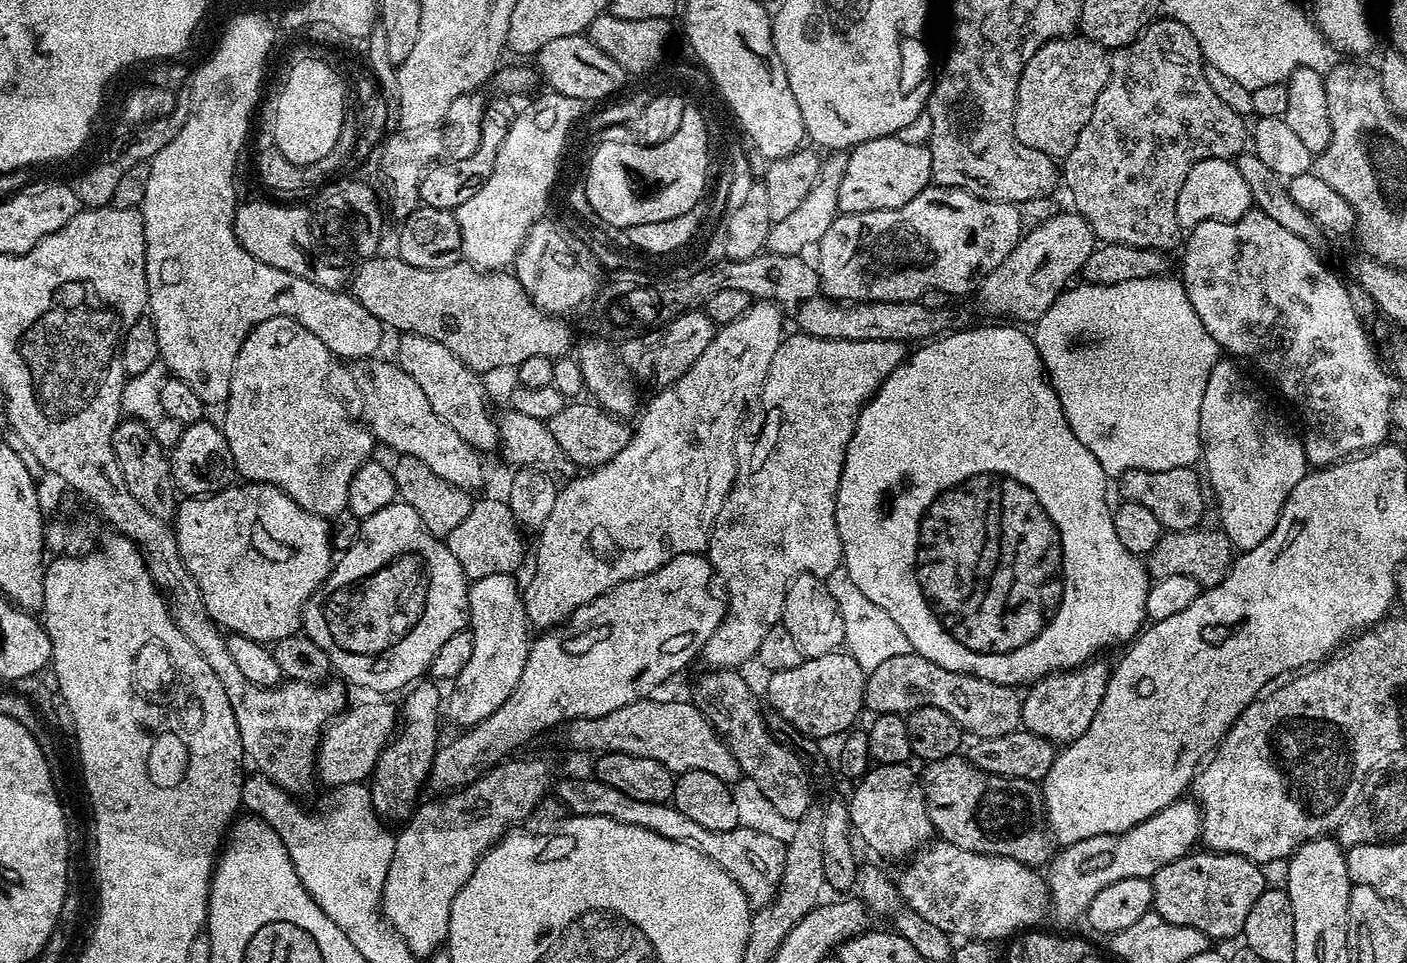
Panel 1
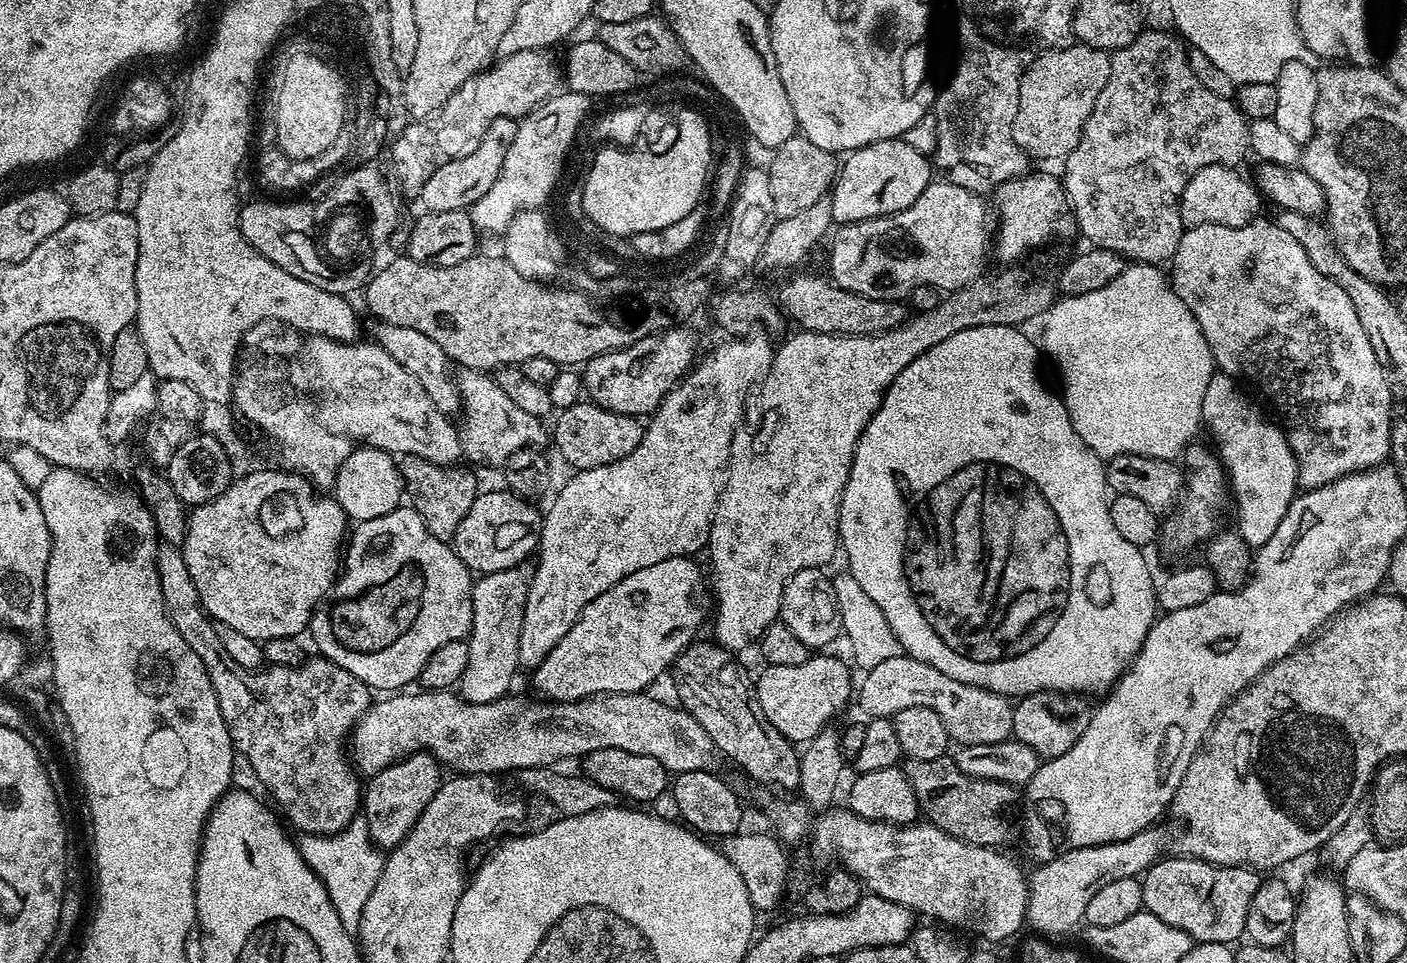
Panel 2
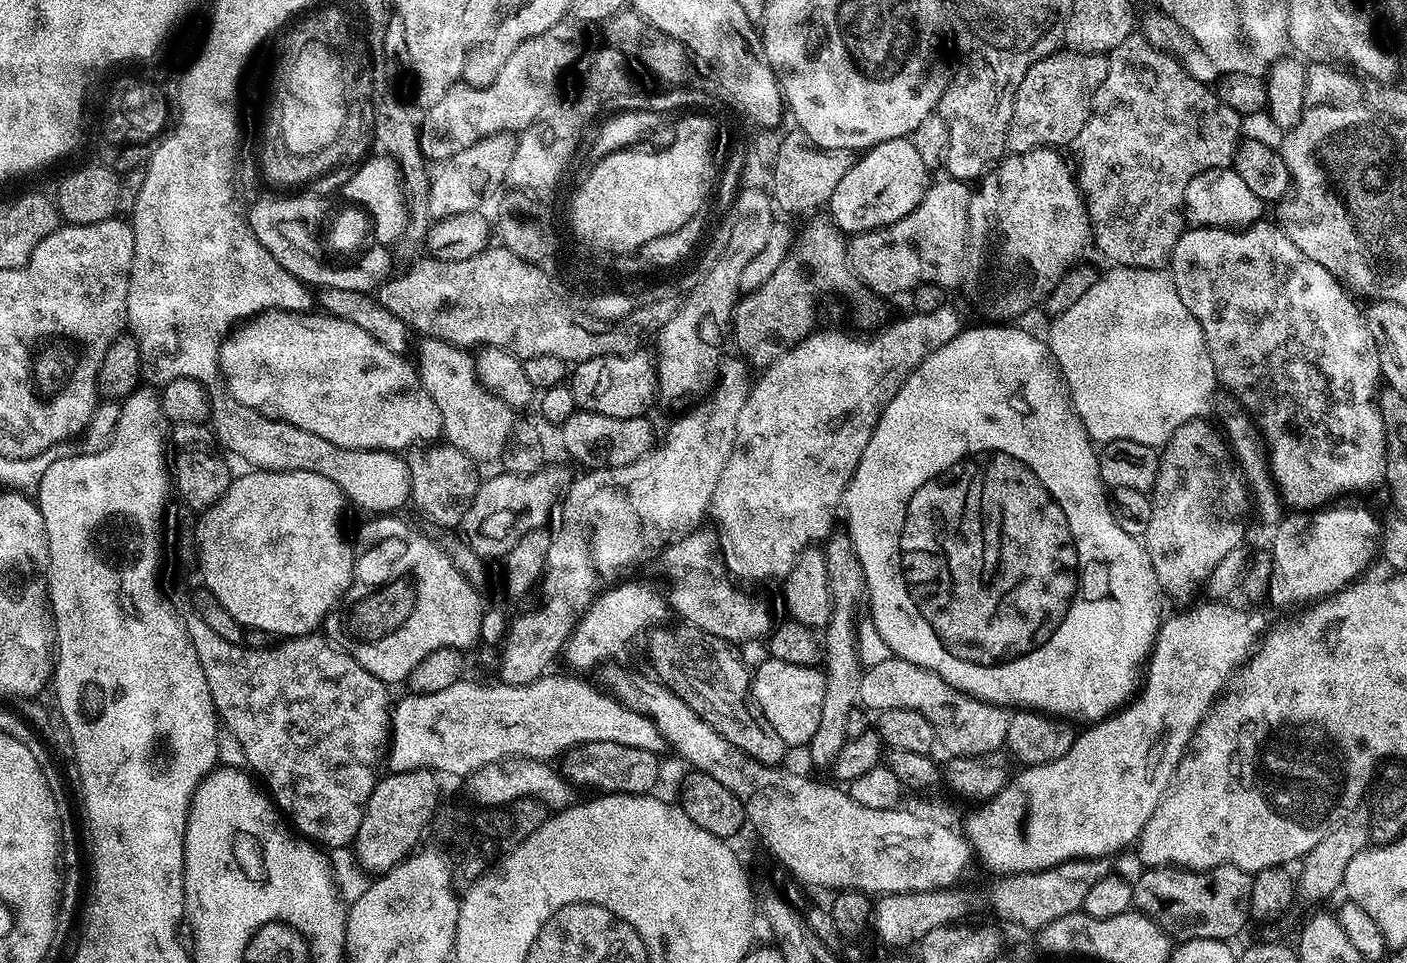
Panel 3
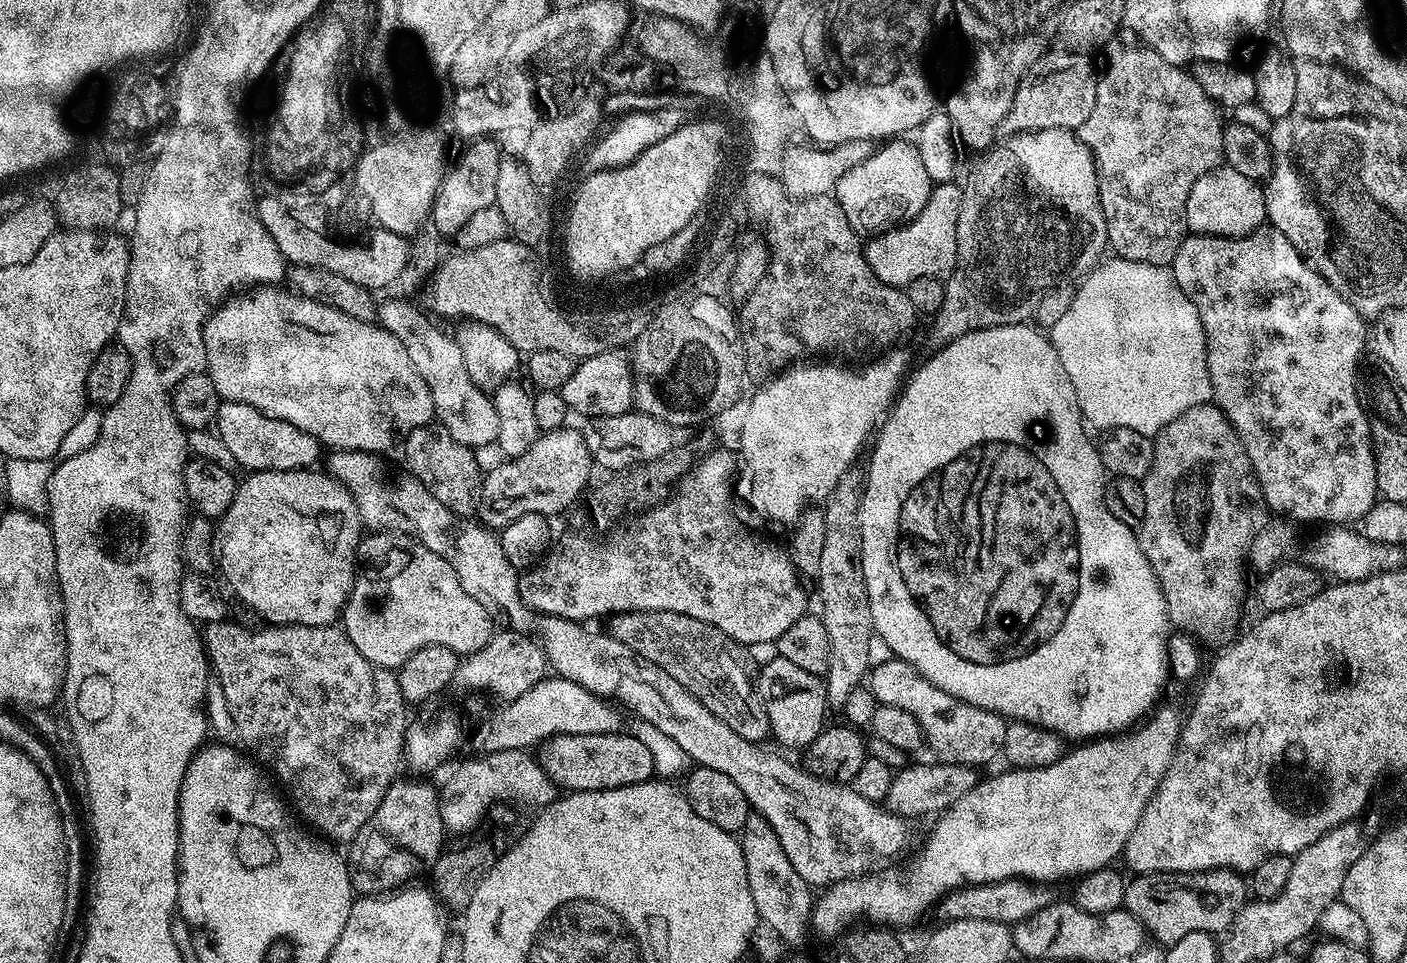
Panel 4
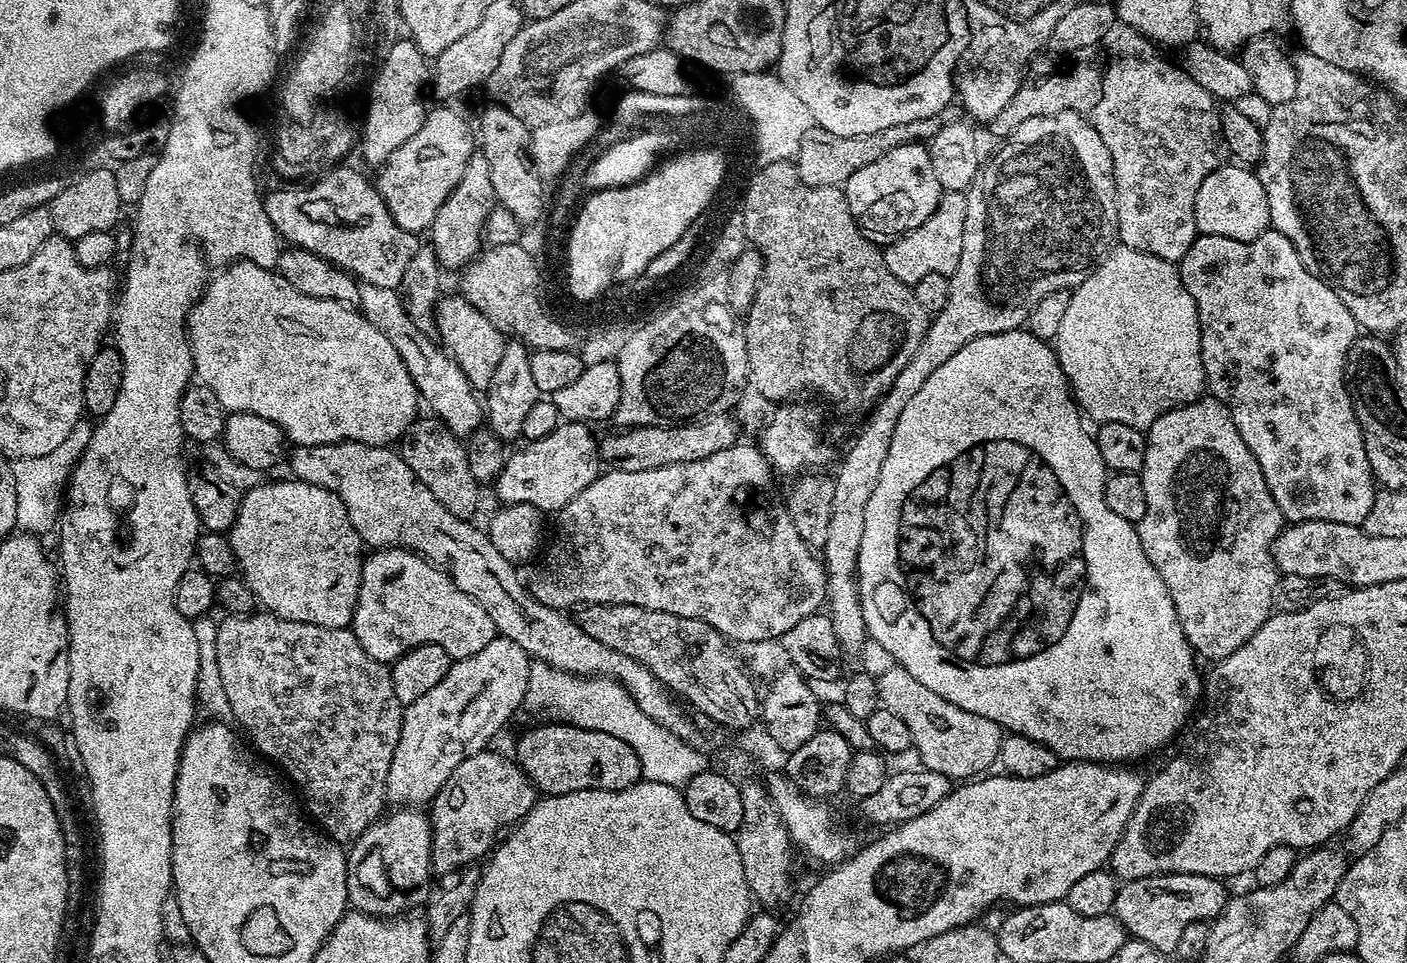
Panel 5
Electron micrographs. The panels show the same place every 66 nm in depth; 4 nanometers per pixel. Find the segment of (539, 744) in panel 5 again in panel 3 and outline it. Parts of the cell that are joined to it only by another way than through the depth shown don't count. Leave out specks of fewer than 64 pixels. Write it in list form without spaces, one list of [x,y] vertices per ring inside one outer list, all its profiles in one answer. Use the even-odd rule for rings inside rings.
[[[586,742],[577,748],[571,748],[562,757],[562,771],[573,785],[584,788],[596,788],[597,793],[621,792],[642,796],[653,791],[660,780],[660,759],[650,750],[638,750],[635,746],[618,746],[618,742]]]

